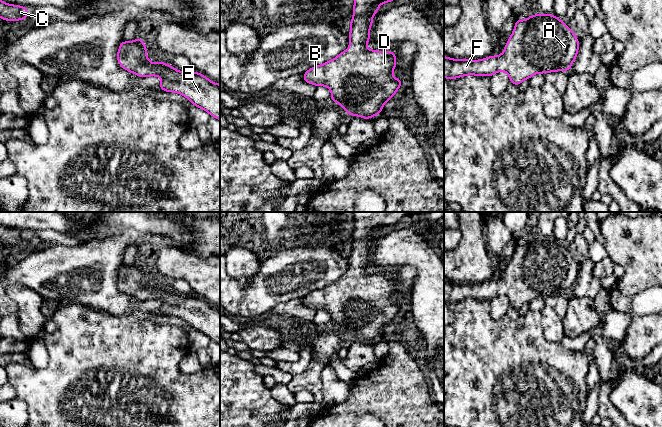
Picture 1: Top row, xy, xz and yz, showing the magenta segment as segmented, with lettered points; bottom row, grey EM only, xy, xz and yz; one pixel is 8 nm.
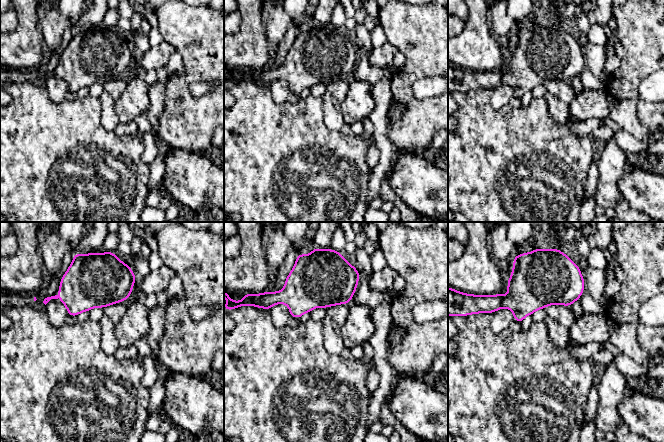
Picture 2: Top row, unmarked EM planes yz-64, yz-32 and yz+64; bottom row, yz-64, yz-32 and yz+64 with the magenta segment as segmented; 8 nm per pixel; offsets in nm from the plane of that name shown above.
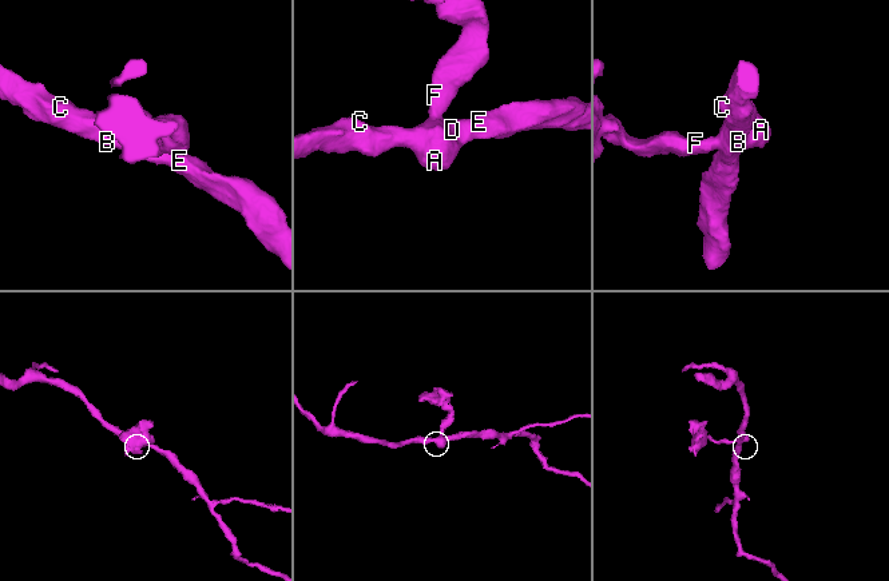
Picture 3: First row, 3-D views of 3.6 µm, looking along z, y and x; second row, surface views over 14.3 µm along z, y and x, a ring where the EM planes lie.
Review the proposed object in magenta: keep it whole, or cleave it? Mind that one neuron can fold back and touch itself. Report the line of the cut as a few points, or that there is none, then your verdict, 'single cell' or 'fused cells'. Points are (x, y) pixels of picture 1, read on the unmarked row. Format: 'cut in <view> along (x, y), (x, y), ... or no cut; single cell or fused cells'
no cut; single cell

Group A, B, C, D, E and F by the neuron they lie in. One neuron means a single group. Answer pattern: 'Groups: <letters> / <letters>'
Groups: A B C D E F

